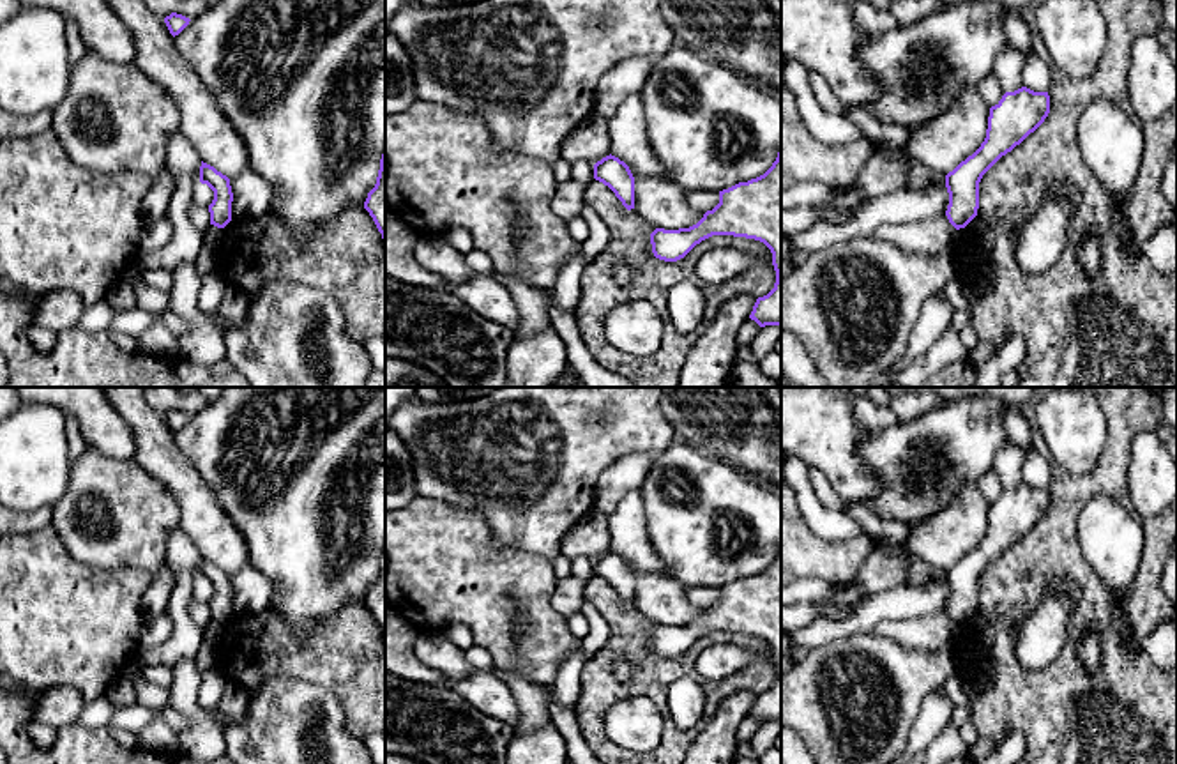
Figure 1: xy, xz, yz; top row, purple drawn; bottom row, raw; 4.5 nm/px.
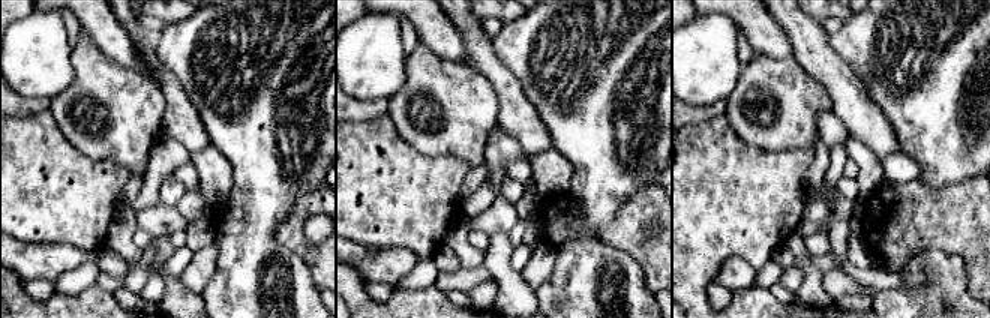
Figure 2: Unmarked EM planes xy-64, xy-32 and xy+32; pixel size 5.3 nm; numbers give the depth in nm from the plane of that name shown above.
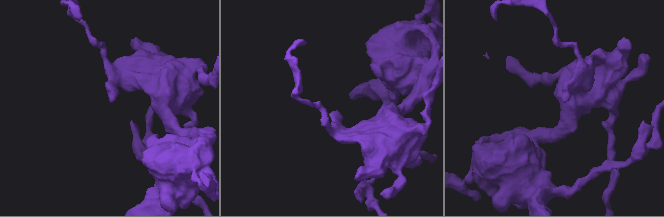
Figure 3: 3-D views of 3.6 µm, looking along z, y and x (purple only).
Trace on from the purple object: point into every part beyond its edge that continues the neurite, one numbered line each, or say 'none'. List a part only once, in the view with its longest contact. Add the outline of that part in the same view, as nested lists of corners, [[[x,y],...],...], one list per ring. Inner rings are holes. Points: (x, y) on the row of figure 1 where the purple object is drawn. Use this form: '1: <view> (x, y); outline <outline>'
none

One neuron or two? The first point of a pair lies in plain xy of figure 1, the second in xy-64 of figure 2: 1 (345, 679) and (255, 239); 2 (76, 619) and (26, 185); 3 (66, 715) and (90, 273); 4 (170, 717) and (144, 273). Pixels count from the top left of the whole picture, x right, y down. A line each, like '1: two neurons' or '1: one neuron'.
1: two neurons
2: one neuron
3: two neurons
4: one neuron

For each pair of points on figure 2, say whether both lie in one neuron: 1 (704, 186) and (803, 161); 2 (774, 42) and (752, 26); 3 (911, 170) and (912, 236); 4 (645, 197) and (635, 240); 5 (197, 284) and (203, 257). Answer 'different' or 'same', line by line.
1: same
2: same
3: different
4: same
5: same

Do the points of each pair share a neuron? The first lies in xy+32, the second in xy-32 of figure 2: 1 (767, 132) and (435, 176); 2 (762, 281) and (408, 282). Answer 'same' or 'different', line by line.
1: different
2: same

